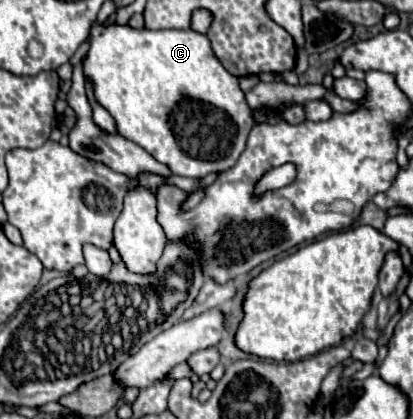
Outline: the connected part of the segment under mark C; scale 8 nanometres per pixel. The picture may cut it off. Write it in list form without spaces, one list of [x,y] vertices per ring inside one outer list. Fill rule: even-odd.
[[[92,25],[92,43],[84,59],[84,73],[94,81],[96,101],[110,111],[118,133],[146,149],[156,161],[170,167],[174,175],[202,179],[210,173],[224,173],[234,167],[246,149],[248,133],[254,125],[254,111],[246,103],[246,95],[238,79],[230,75],[214,55],[212,43],[204,33],[192,29],[130,29],[128,25]]]

